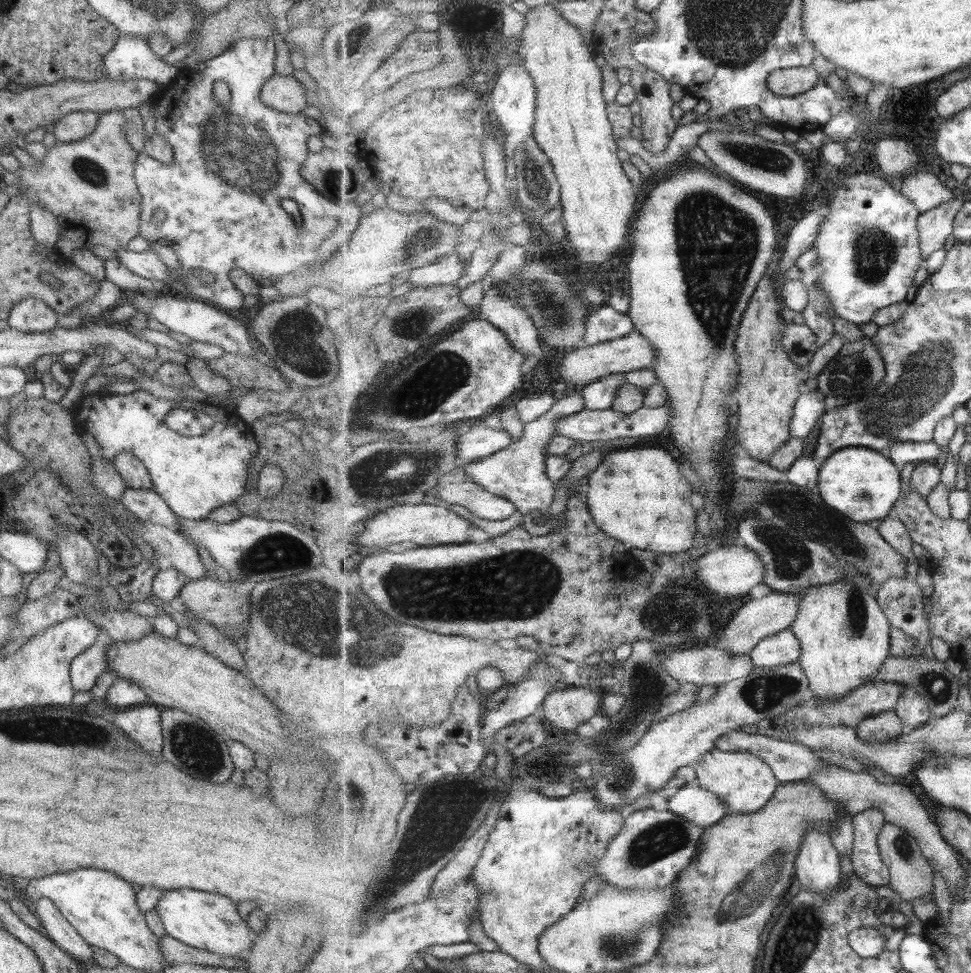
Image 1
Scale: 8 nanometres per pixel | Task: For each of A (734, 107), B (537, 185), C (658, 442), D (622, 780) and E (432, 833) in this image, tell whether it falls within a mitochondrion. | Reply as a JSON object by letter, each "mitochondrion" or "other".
{"A":"other","B":"mitochondrion","C":"other","D":"mitochondrion","E":"mitochondrion"}

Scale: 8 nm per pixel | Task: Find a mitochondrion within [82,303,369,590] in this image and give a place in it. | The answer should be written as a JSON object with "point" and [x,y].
{"point":[296,337]}

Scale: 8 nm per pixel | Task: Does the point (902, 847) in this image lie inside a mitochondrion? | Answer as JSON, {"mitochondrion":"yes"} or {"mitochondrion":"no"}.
{"mitochondrion":"yes"}

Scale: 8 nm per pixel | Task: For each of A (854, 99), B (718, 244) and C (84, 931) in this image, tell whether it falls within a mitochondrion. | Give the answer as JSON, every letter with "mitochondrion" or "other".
{"A":"other","B":"mitochondrion","C":"other"}

